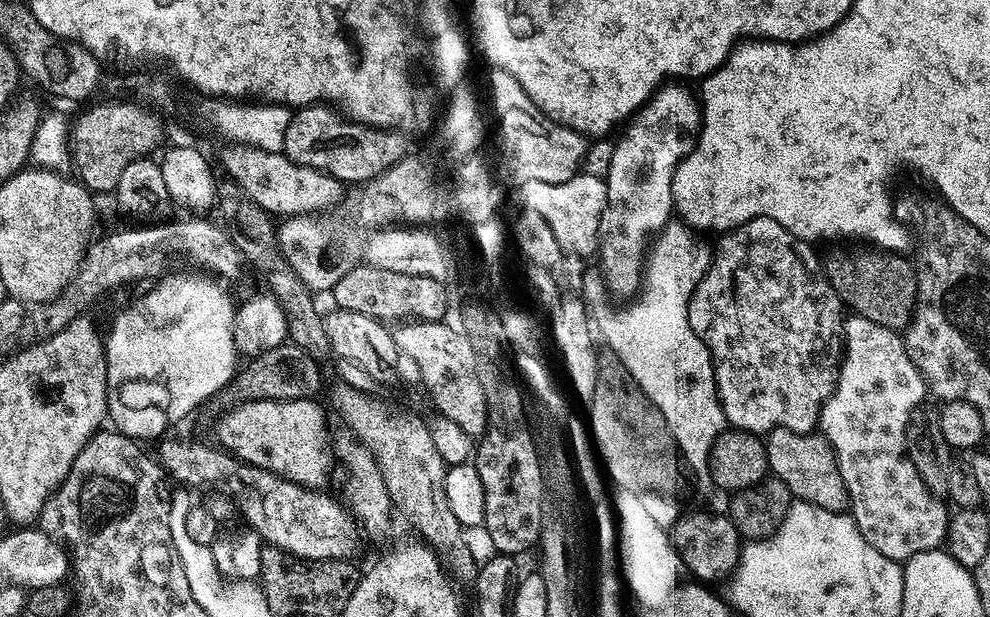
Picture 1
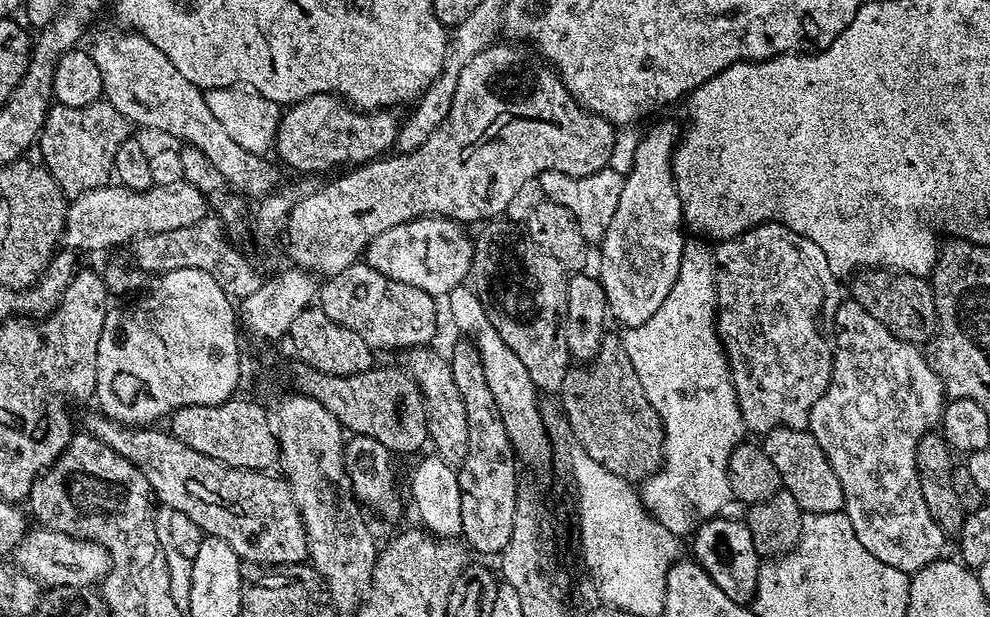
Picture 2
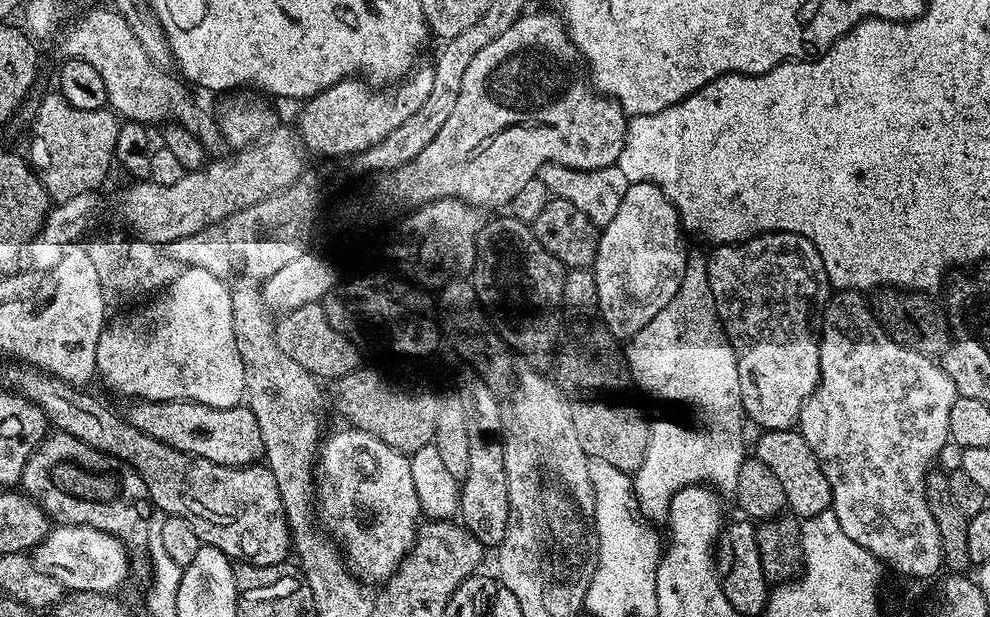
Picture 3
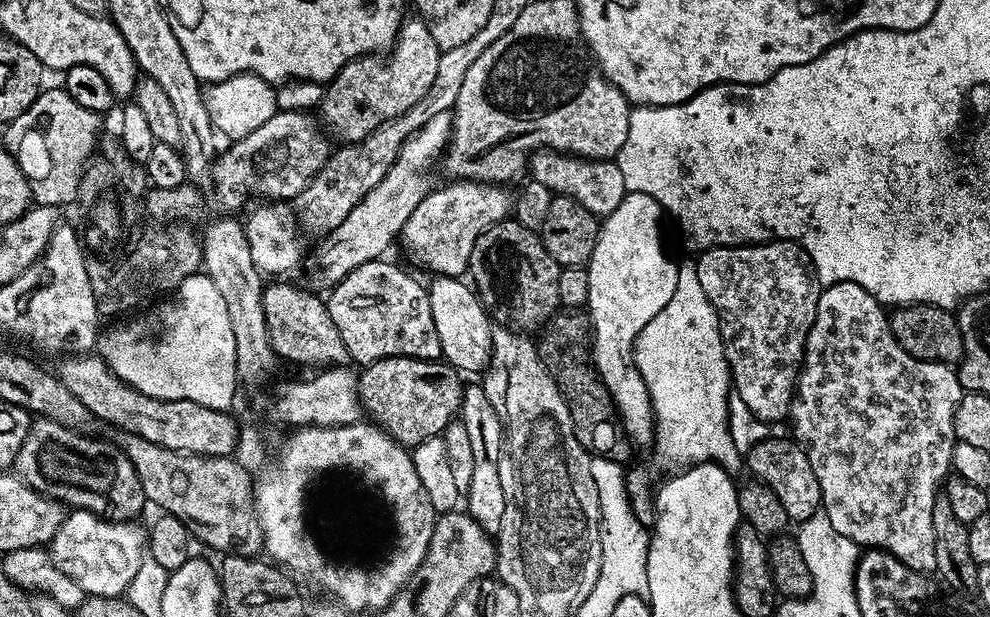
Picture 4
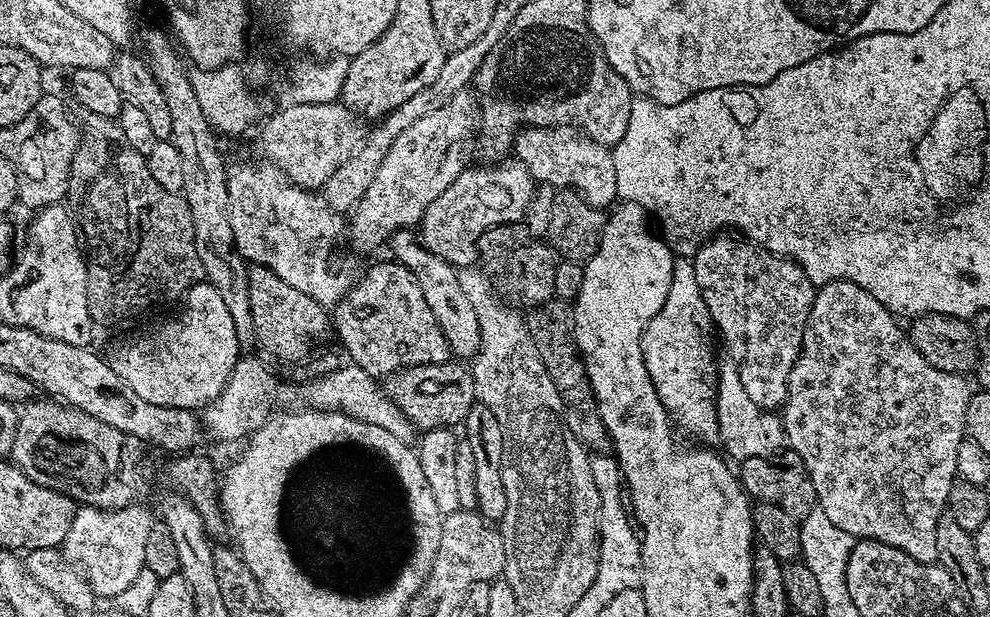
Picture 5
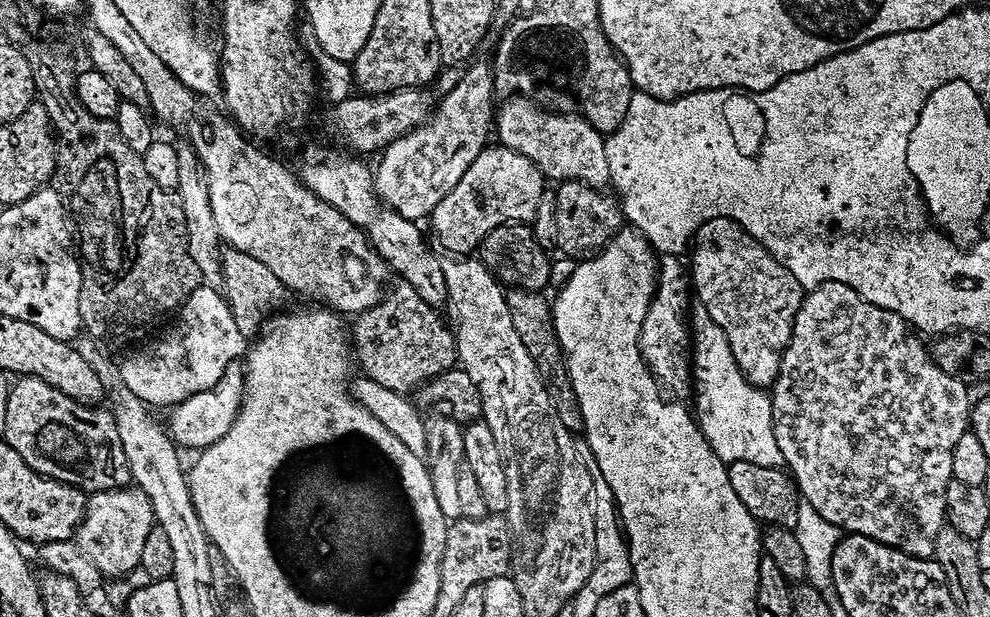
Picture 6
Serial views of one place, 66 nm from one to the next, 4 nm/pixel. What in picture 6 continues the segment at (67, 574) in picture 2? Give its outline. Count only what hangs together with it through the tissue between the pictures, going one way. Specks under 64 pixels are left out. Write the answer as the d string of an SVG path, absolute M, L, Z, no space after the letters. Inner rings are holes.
M125 486L94 492L87 497L84 521L76 529L74 542L98 566L101 577L124 577L140 567L142 546L153 525L150 498L146 498L141 488Z

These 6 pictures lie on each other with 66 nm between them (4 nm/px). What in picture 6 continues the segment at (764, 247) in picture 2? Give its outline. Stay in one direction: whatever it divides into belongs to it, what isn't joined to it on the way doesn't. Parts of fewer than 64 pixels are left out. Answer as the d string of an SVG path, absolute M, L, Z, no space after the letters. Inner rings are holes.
M710 218L696 231L690 248L690 284L697 301L710 314L710 318L726 334L734 358L744 377L756 388L771 389L775 384L786 346L794 330L794 318L804 301L806 289L786 270L786 266L776 256L770 255L738 222L730 218Z

